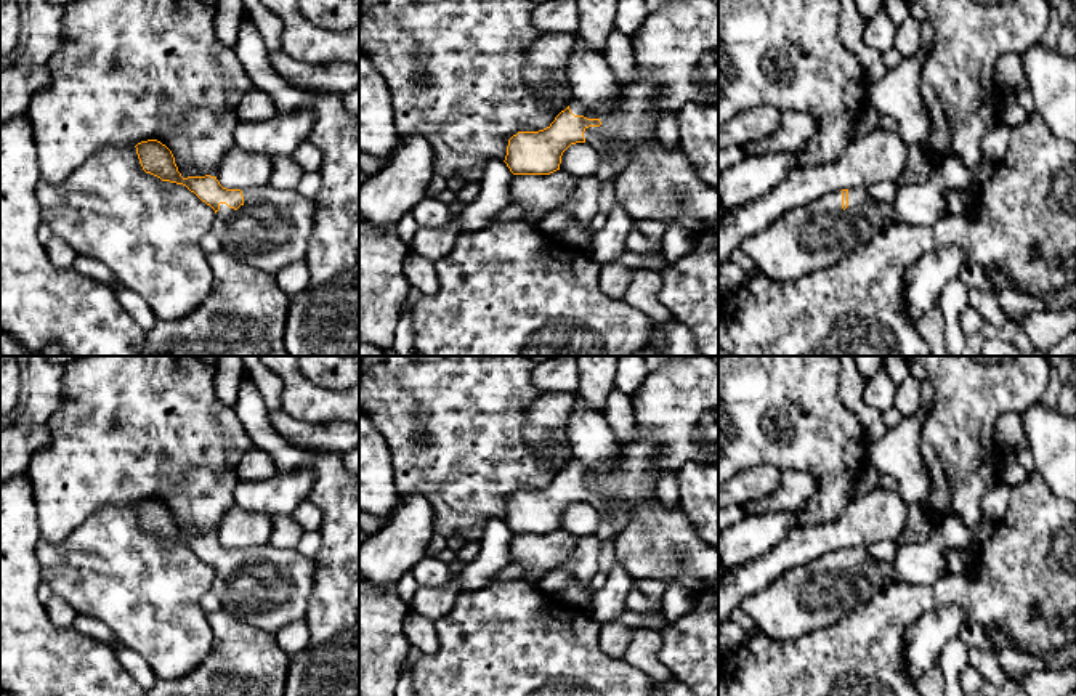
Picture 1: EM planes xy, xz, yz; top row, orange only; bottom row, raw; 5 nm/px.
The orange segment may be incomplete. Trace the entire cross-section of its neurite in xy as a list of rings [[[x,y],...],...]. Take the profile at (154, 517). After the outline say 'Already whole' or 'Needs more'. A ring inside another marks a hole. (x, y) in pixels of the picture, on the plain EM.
[[[141,500],[135,507],[146,532],[186,545],[215,569],[212,590],[223,609],[269,633],[305,621],[316,581],[314,558],[271,544],[241,550],[223,547],[210,534],[183,537],[172,510],[160,500]]]. Needs more

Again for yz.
[[[868,547],[842,548],[787,569],[768,587],[746,597],[741,608],[763,633],[789,641],[831,625],[839,614],[858,608],[864,600],[895,585],[895,579],[893,561],[876,563]]]. Needs more

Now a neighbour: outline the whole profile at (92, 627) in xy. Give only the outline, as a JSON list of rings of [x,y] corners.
[[[77,614],[74,619],[74,629],[82,635],[107,645],[112,645],[115,640],[112,630],[106,624],[90,616]]]

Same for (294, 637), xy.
[[[305,621],[287,624],[276,633],[277,645],[287,656],[295,656],[306,648],[311,633]]]

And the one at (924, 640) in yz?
[[[961,608],[927,613],[904,632],[903,670],[916,683],[940,661],[943,648],[957,637],[967,616]]]

